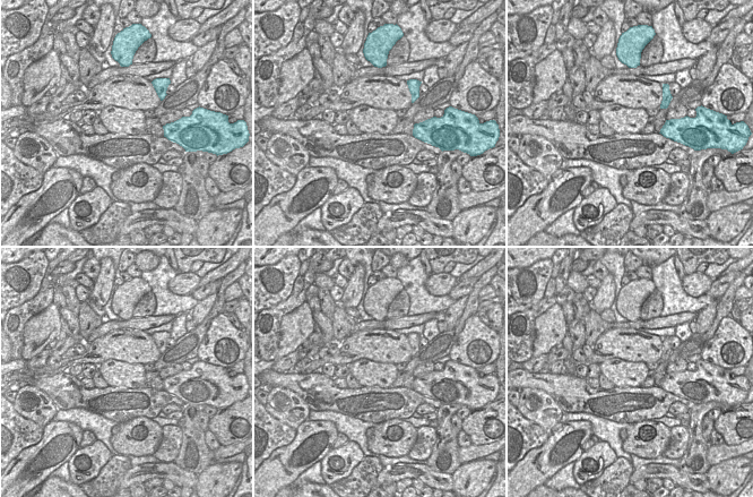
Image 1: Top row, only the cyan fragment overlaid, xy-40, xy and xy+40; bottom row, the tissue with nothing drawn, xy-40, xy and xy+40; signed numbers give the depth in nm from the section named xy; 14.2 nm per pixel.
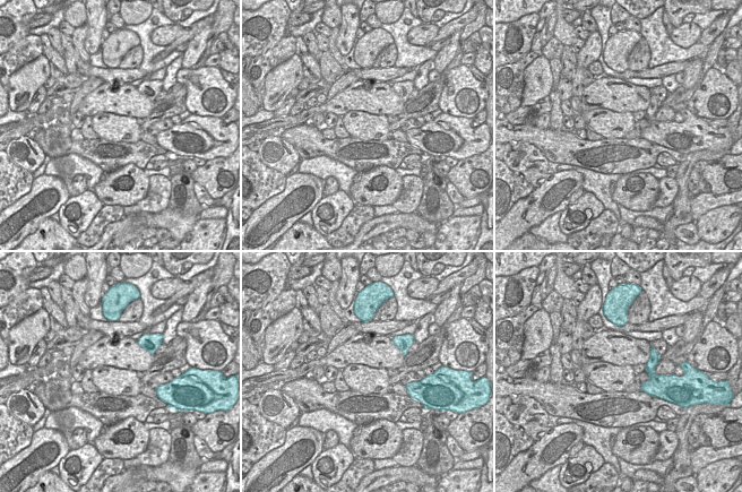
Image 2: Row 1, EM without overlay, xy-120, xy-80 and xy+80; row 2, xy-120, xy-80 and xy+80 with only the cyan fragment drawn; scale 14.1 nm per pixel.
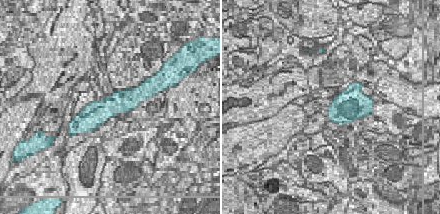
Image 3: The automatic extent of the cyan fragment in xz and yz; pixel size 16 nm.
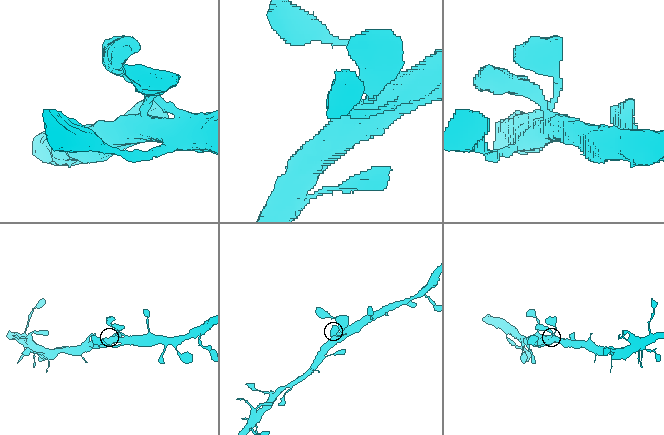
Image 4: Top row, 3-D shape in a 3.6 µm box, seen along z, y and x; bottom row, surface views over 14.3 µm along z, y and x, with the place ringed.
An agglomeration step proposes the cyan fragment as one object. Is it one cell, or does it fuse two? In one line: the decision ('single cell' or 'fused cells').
single cell

